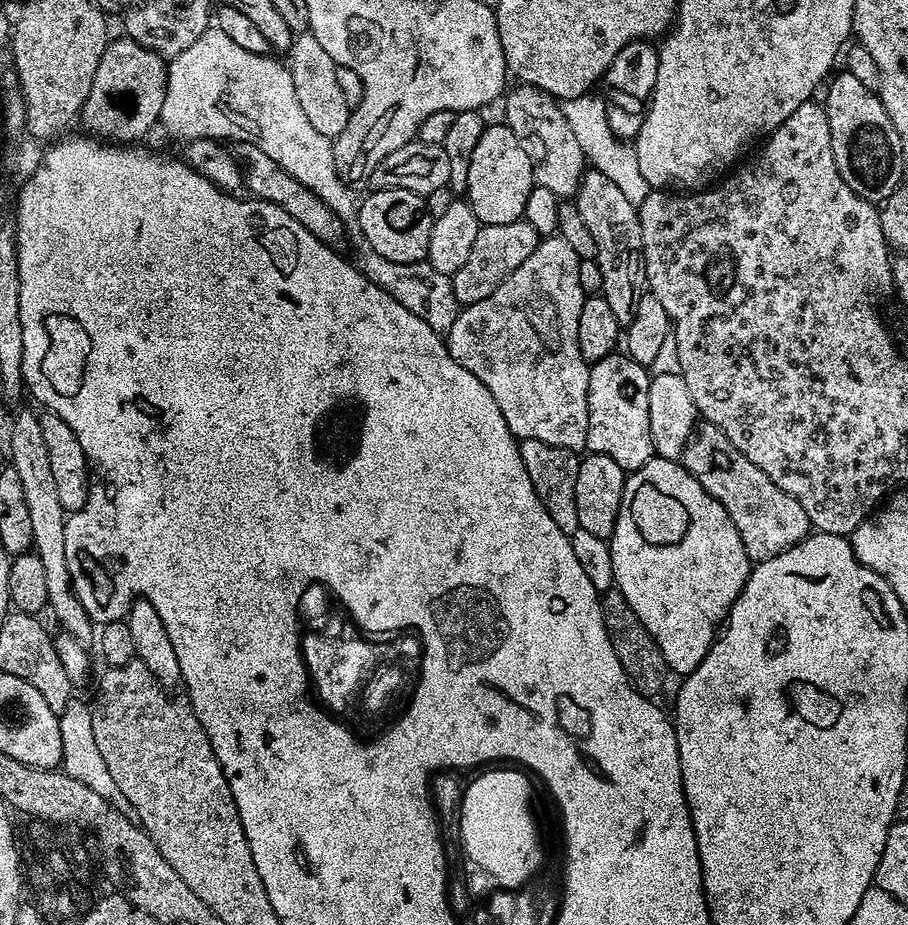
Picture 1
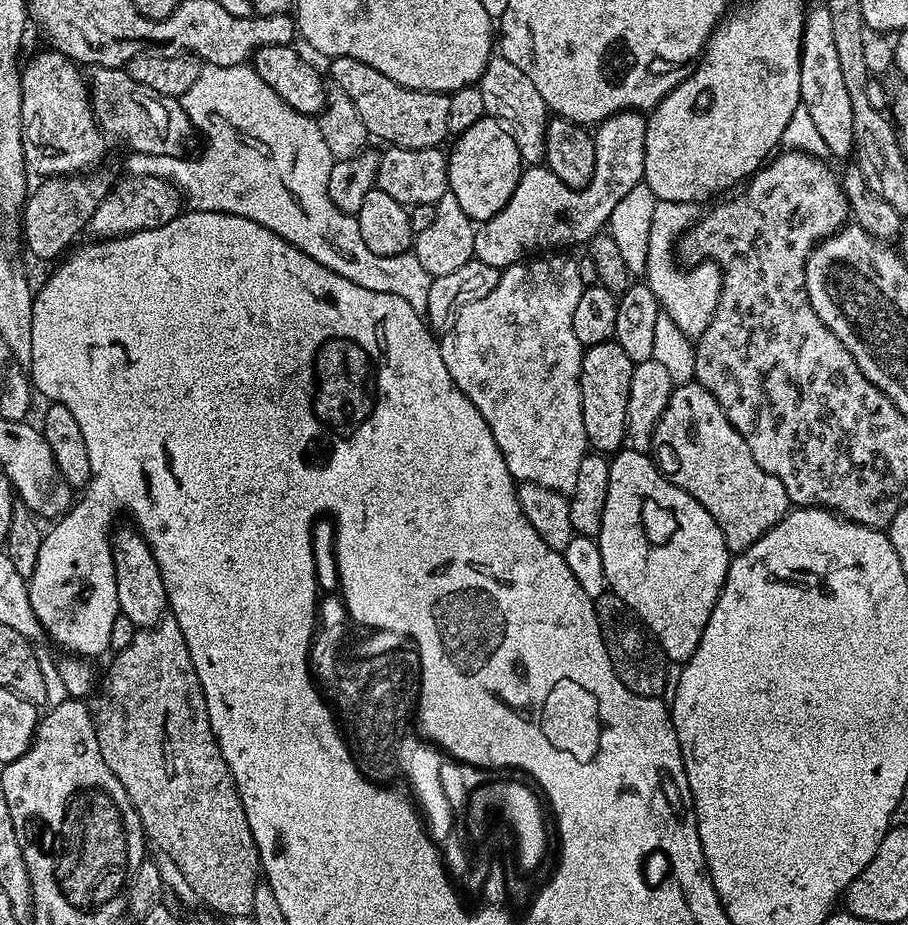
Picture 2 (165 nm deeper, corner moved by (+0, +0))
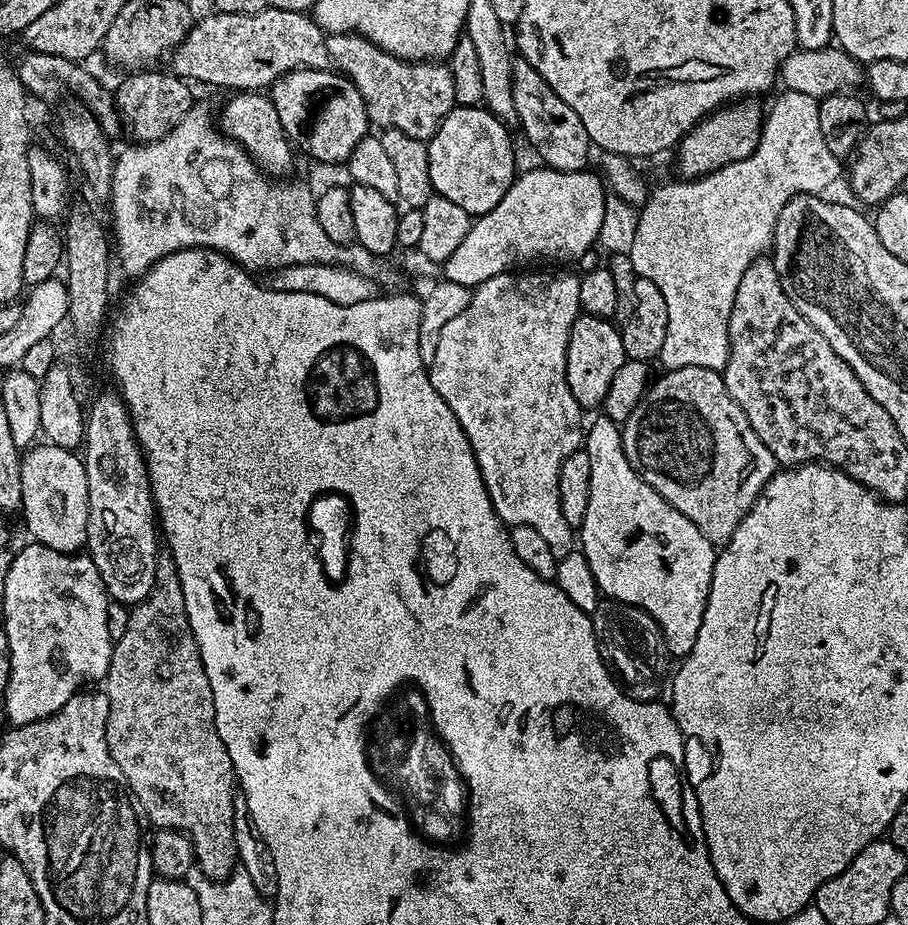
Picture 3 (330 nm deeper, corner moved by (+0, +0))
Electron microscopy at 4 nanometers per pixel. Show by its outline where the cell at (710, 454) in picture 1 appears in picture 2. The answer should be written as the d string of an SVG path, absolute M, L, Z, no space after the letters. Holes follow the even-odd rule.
M701 384L673 387L670 402L652 435L651 455L667 480L706 506L710 518L722 530L729 553L746 551L790 511L786 486L754 462L754 454L750 454L742 434L734 430L714 394Z

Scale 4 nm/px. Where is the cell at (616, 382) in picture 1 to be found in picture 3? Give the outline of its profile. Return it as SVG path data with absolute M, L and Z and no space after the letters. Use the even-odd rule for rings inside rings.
M583 314L576 317L566 346L566 382L581 409L599 409L603 405L610 382L614 382L614 374L618 374L618 369L624 365L626 357L620 334L621 329L611 319Z

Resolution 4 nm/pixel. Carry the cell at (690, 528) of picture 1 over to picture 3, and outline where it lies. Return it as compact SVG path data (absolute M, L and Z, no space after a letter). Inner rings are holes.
M603 414L597 416L597 420L593 424L589 423L587 425L586 431L582 436L582 450L586 454L590 454L590 502L586 505L586 518L578 530L578 548L585 554L586 562L589 563L590 571L594 576L594 582L597 584L599 591L605 597L633 604L641 608L646 614L650 614L650 618L654 618L654 622L662 630L664 641L668 647L669 657L683 658L694 650L694 642L698 642L698 630L702 630L702 618L706 614L710 582L712 581L718 555L717 545L709 542L706 534L702 534L702 530L698 530L698 526L694 526L694 522L690 522L690 518L686 518L686 514L674 510L674 506L670 506L670 502L666 502L666 498L662 498L662 494L658 494L658 490L654 490L654 486L647 484L634 470L634 466L630 466L620 441L621 425L615 424L609 416Z

